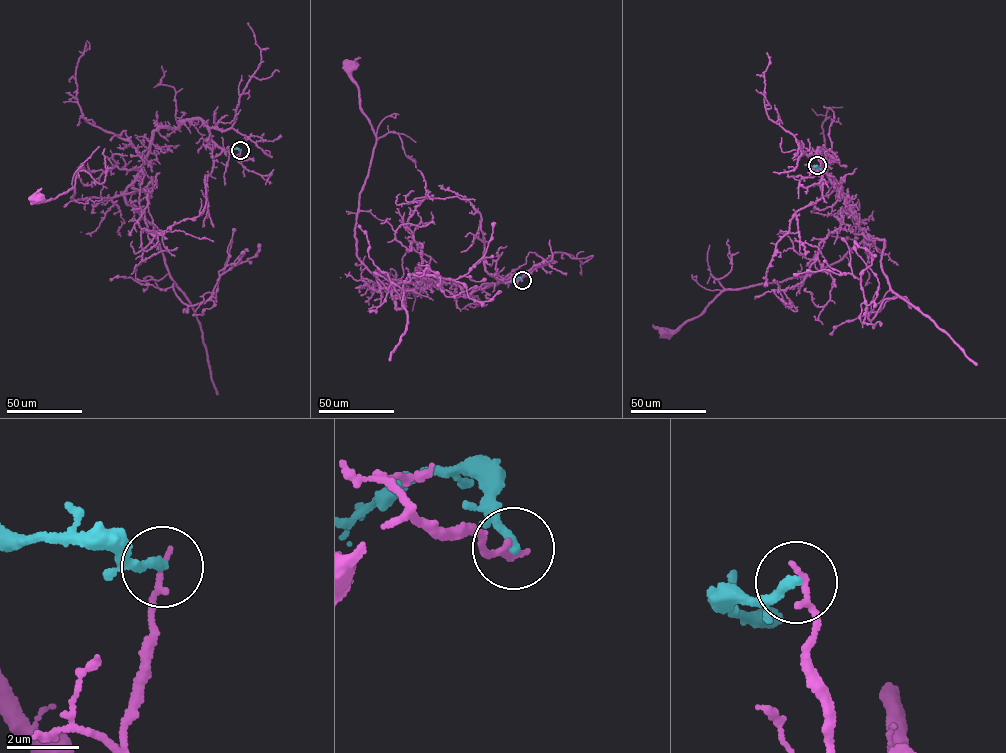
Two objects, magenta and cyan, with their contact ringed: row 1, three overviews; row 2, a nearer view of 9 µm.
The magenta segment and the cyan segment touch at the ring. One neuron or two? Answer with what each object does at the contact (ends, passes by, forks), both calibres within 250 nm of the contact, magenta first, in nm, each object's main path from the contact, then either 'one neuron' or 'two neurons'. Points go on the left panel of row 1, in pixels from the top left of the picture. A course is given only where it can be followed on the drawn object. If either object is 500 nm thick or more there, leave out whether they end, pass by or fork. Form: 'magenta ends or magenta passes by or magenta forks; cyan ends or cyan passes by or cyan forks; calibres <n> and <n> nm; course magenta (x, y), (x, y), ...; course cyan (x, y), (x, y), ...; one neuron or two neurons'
magenta ends; cyan ends; calibres 200 and 260 nm; course magenta (241, 150), (224, 152), (199, 119), (181, 122), (154, 131), (122, 194), (75, 200), (73, 187), (36, 198); course cyan (241, 150), (229, 150); two neurons

